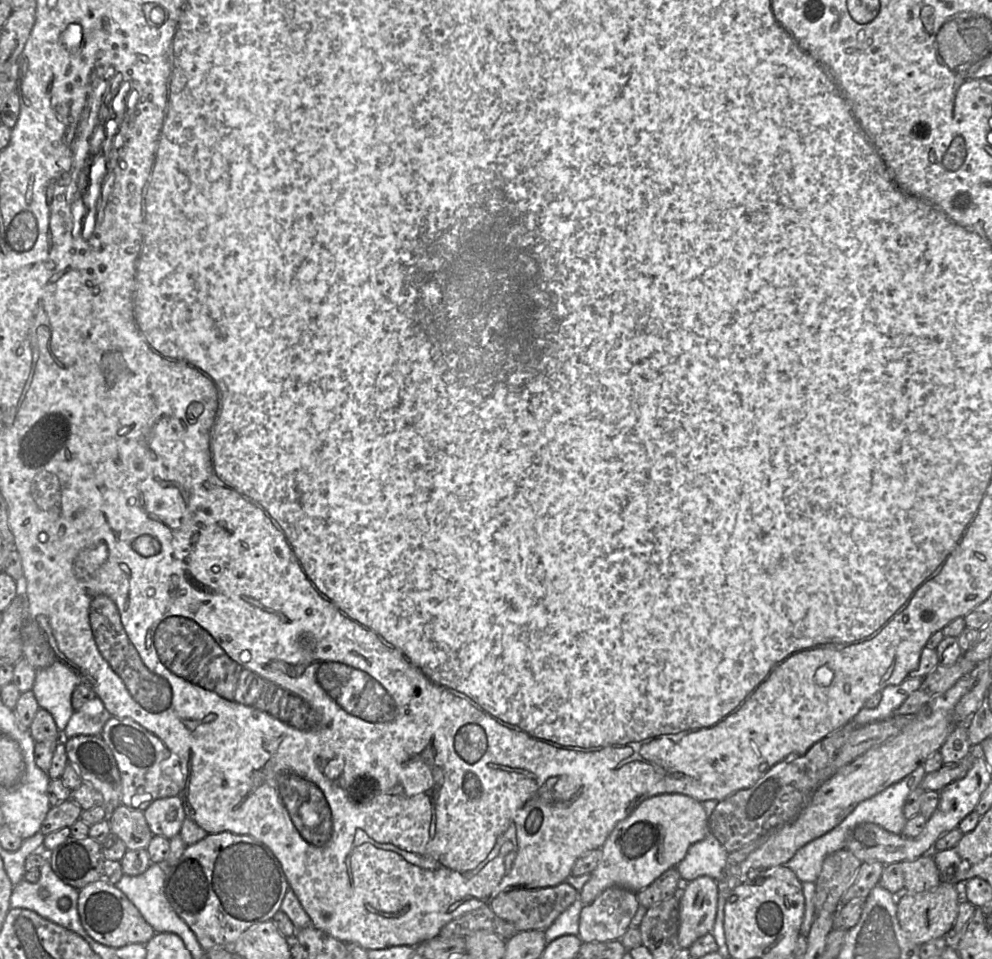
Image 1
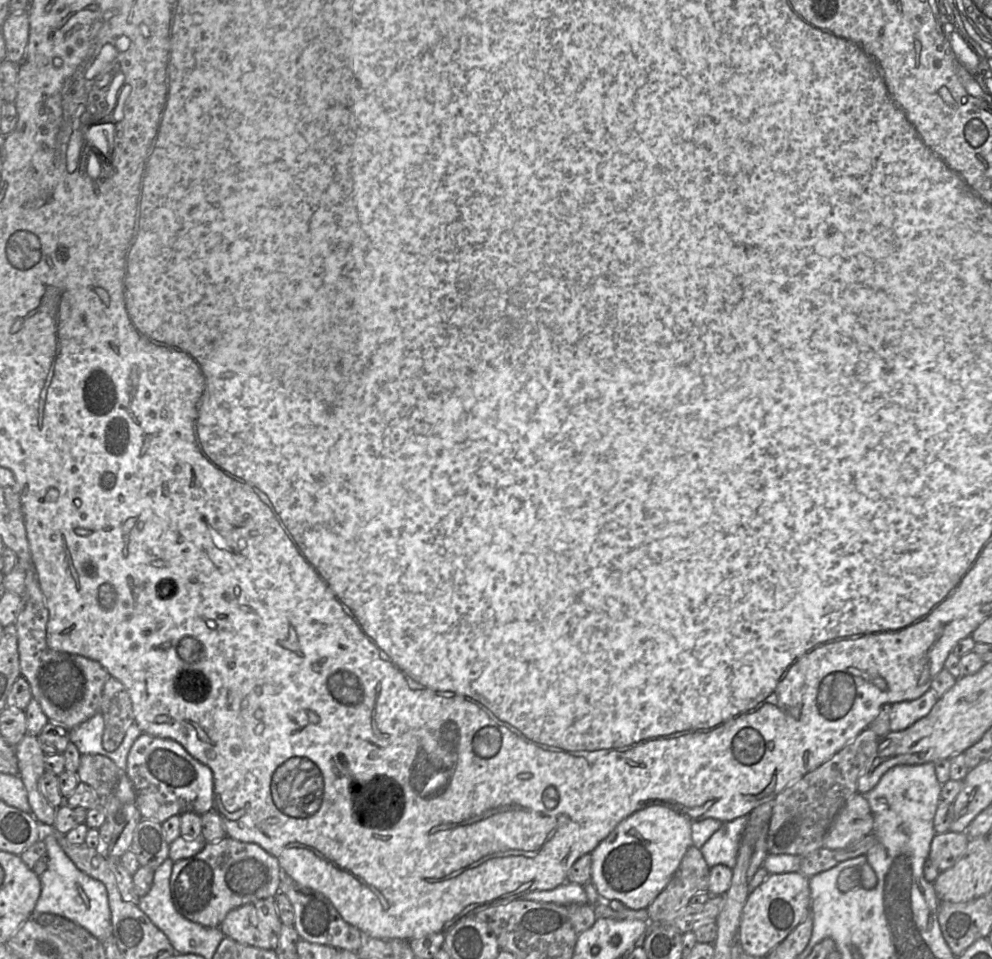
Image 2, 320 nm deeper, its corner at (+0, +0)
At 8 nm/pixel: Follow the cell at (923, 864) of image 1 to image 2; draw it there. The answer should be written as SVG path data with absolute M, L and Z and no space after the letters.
M966 832L936 834L931 842L928 860L940 872L953 867L965 854L970 837Z

